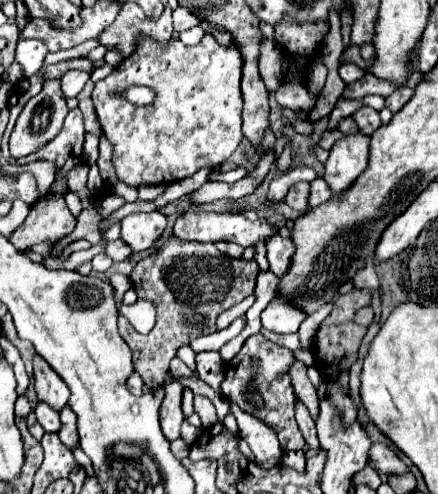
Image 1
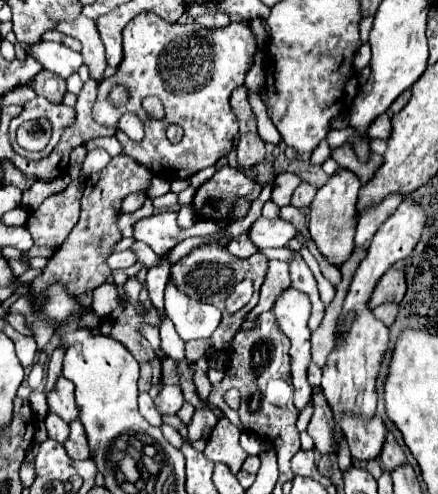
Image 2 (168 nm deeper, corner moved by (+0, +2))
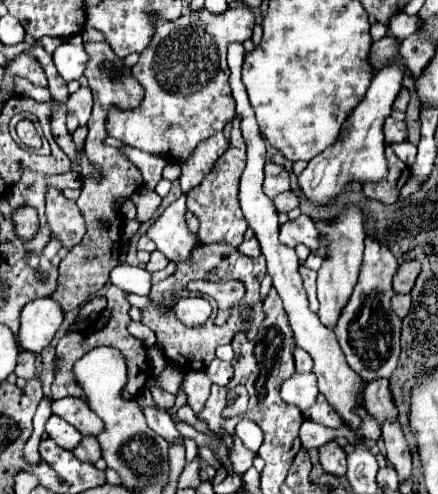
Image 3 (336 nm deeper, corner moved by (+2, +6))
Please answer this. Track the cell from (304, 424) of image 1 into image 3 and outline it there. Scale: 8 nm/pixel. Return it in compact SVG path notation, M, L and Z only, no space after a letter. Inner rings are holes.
M296 348L294 350L294 360L296 360L296 372L310 372L312 370L312 358L306 350Z

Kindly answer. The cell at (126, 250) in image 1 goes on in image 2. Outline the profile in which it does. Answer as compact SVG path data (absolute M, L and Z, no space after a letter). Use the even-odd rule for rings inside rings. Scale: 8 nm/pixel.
M134 242L132 244L132 248L130 248L130 252L134 252L136 254L136 258L138 258L138 262L140 264L144 264L144 266L154 266L156 262L158 262L158 256L152 252L152 248L150 246L146 246L144 242Z

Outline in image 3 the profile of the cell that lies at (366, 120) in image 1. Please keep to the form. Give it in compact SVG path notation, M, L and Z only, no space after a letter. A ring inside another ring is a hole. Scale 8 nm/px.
M392 116L386 118L384 134L386 134L386 144L398 144L398 142L404 142L404 140L408 138L406 122L398 122L398 120L394 120Z

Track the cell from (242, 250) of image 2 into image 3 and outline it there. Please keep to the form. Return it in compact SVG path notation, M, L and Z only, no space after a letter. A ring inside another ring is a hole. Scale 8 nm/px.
M248 230L246 236L244 236L244 242L238 246L238 250L246 256L260 256L260 246L258 246L258 240L254 238L254 232Z

